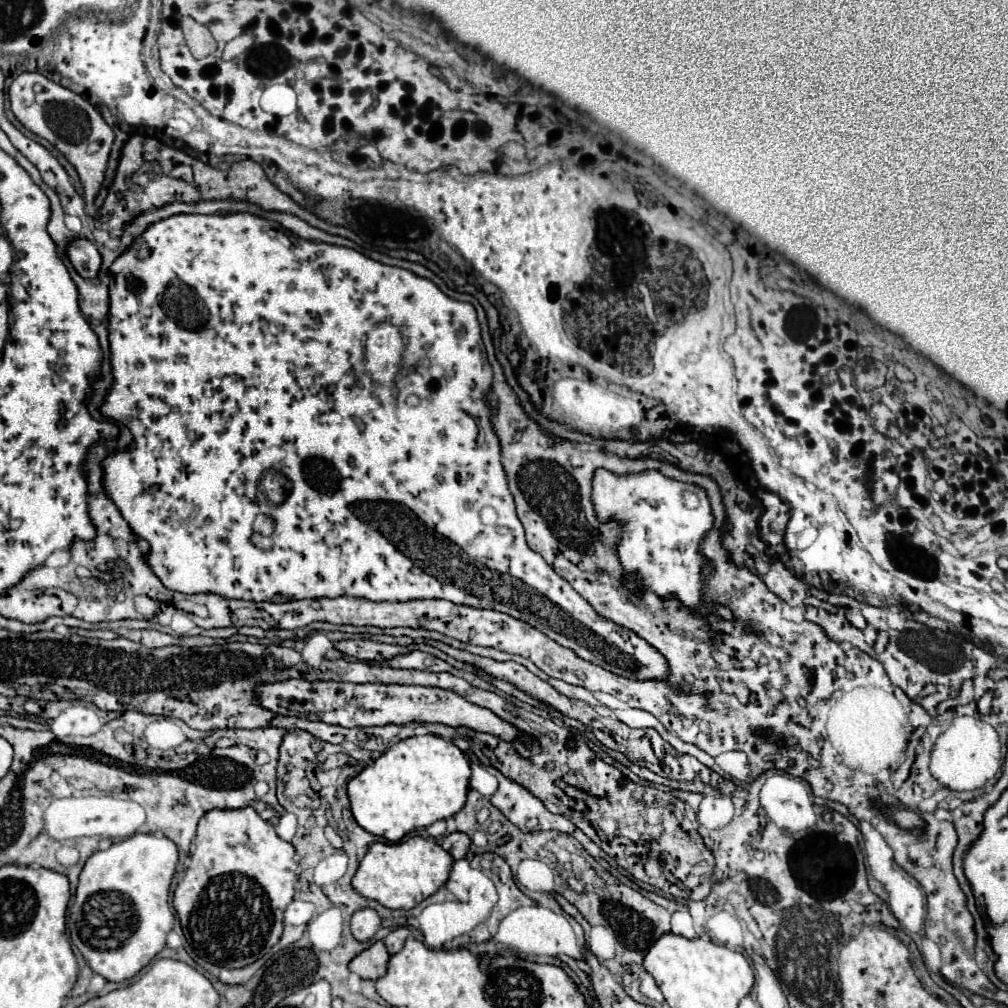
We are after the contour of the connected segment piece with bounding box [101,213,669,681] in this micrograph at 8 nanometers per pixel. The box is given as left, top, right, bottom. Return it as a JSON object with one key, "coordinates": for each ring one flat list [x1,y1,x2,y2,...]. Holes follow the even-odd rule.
{"coordinates":[[229,213,229,215,173,215,169,219,163,219,155,225,151,225,135,243,133,247,121,255,113,265,111,265,111,273,113,273,113,287,111,287,111,311,109,311,109,341,111,341,111,365,113,365,113,373,115,373,115,383,111,387,111,393,107,395,101,411,103,415,109,415,113,419,117,419,119,423,123,423,135,437,135,447,133,451,117,451,113,455,109,455,103,463,103,469,105,469,105,477,103,477,103,487,107,491,107,495,117,503,121,515,125,517,125,521,129,523,129,527,133,529,135,535,143,537,145,541,149,541,151,545,151,551,147,555,147,563,153,567,155,575,161,579,161,583,167,587,167,589,173,589,173,591,179,591,179,593,217,593,217,595,223,595,223,597,229,597,229,599,247,599,247,601,271,601,271,603,283,603,283,601,291,601,291,599,319,599,319,597,341,597,341,595,351,595,351,597,365,597,369,601,413,601,413,599,447,599,451,603,459,603,459,605,469,605,469,607,479,607,479,609,493,609,493,611,501,611,501,613,507,613,519,621,525,621,529,623,531,627,539,629,541,633,545,633,549,639,553,639,555,643,571,649,577,657,585,659,585,661,591,661,593,665,599,665,607,671,613,671,615,675,619,677,625,677,625,679,633,679,633,681,665,681,669,677,669,665,667,665,667,659,655,649,651,647,645,639,641,639,639,635,635,635,633,631,613,623,613,621,607,621,605,617,601,617,563,577,559,577,555,573,553,567,549,567,545,563,545,559,531,551,525,543,525,531,523,531,523,525,521,521,517,519,515,515,515,503,513,503,513,495,509,493,509,487,507,487,507,477,505,477,505,471,503,471,503,465,501,465,501,451,499,451,499,441,497,441,497,435,493,433,491,429,491,419,489,415,493,413,493,407,497,403,493,403,493,397,489,397,489,401,483,403,483,395,487,395,491,391,491,379,493,379,493,373,491,373,491,365,487,361,487,353,485,353,485,347,483,347,483,341,481,341,481,327,479,327,479,321,477,321,477,315,475,315,475,309,471,303,461,303,461,301,455,301,455,299,449,299,445,293,439,291,439,287,429,281,429,279,423,279,423,277,417,277,415,273,411,271,405,271,405,269,399,269,399,267,389,267,389,265,381,265,377,261,371,261,369,257,361,255,359,251,355,249,347,249,347,247,337,247,337,245,325,245,325,243,311,243,311,241,301,241,297,237,293,237,289,231,285,229,267,229,267,221,261,219,261,217,255,217,255,215,249,215,249,213],[381,323,393,323,401,329,403,333,403,341,405,341,405,351,403,351,403,357,401,357,401,377,397,379,397,397,391,401,391,403,383,403,381,407,373,409,373,396,376,397,380,402,389,402,395,396,396,382,393,383,393,389,387,393,379,383,373,381,369,369,367,369,367,363,365,363,365,339,367,335],[358,373,364,373,364,380,370,380,373,383,363,383,361,385,361,377],[407,395,417,395,419,397,419,403,409,407,405,403,405,397],[269,469,275,469,275,471,281,471,287,481,289,481,289,493,283,497,281,503,271,503,267,501,265,495,259,493,257,489,257,479,261,479,261,475],[259,513,265,513,267,517,271,517,275,521,275,531,273,535,269,537,263,537,259,533,253,531,253,519,255,515]]}

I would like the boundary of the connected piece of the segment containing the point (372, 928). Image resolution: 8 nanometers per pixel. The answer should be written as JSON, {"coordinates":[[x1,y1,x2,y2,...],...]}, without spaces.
{"coordinates":[[361,909,351,917,351,933,359,943,373,939,381,927,381,917,375,909]]}

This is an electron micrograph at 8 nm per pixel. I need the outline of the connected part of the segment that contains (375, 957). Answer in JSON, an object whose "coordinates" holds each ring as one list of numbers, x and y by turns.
{"coordinates":[[377,941,369,949,359,953,349,963,349,969,353,973,357,973,361,979,377,981,377,979,381,979,387,973,387,961,389,961,389,953,387,953,383,941]]}

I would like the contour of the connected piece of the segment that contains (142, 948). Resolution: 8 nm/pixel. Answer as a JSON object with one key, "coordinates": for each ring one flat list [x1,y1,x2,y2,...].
{"coordinates":[[137,833,87,859,71,905,69,933,87,965,103,979,115,983,131,979,165,947,167,933,175,924,175,915,169,905,175,865,177,847,161,833]]}

